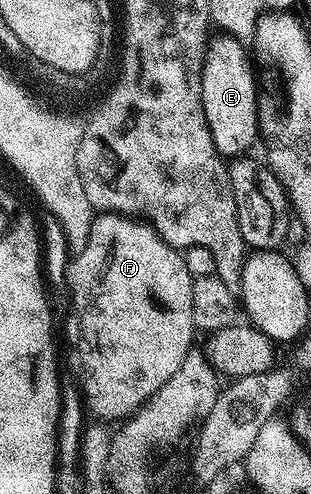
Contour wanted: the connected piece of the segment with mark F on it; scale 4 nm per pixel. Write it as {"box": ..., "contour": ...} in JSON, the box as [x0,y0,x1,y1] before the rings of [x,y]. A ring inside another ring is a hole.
{"box":[67,210,195,422],"contour":[[[113,210],[102,212],[102,216],[94,215],[87,246],[68,261],[67,284],[73,287],[73,308],[81,327],[81,364],[89,371],[83,400],[88,411],[90,408],[98,412],[98,417],[113,422],[132,416],[183,366],[183,358],[194,347],[191,290],[195,277],[187,270],[184,255],[172,248],[151,223]]]}

